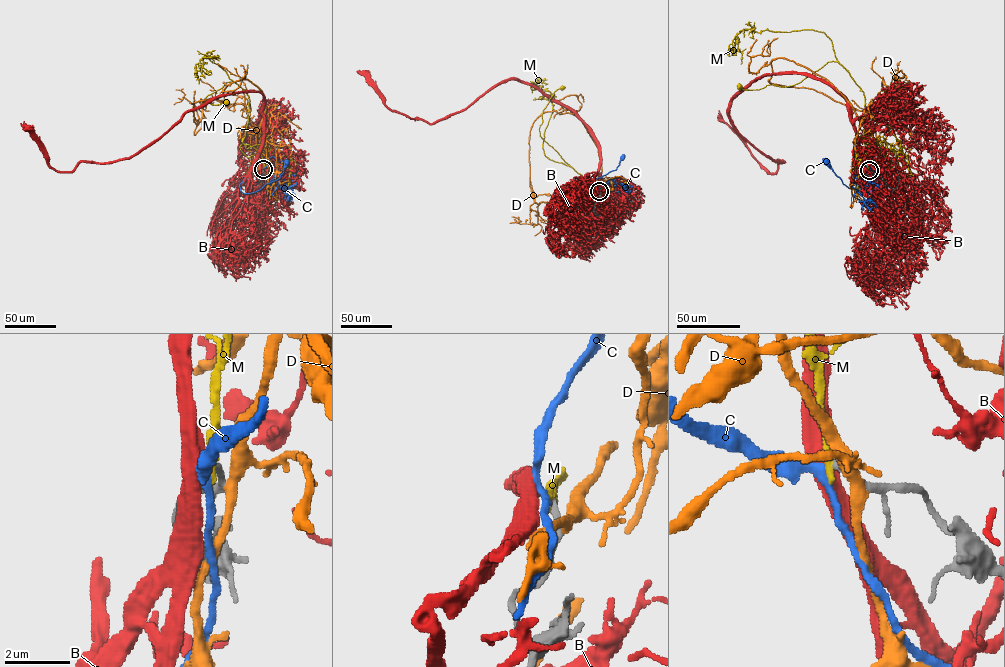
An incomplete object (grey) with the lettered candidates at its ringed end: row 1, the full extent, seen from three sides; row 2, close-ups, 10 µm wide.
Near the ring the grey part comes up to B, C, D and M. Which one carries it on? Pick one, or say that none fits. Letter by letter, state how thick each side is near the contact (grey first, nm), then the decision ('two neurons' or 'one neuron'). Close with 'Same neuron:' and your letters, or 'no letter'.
B: 180/550 nm | two neurons
C: 180/200 nm | two neurons
D: 160/280 nm | two neurons
M: 190/300 nm | two neurons
Same neuron: no letter

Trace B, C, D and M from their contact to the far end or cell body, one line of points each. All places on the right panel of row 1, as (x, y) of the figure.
B: (869, 170), (826, 82), (765, 75), (731, 101), (732, 125), (784, 162), (774, 173), (719, 110)
C: (869, 170), (861, 167), (863, 157), (875, 164), (882, 188), (869, 199), (859, 199), (826, 161)
D: (870, 171), (865, 128), (828, 81), (784, 58), (749, 71), (750, 57), (769, 55), (778, 38)
M: (869, 170), (863, 92), (838, 62), (828, 62), (793, 85), (768, 85), (752, 90), (739, 87)

